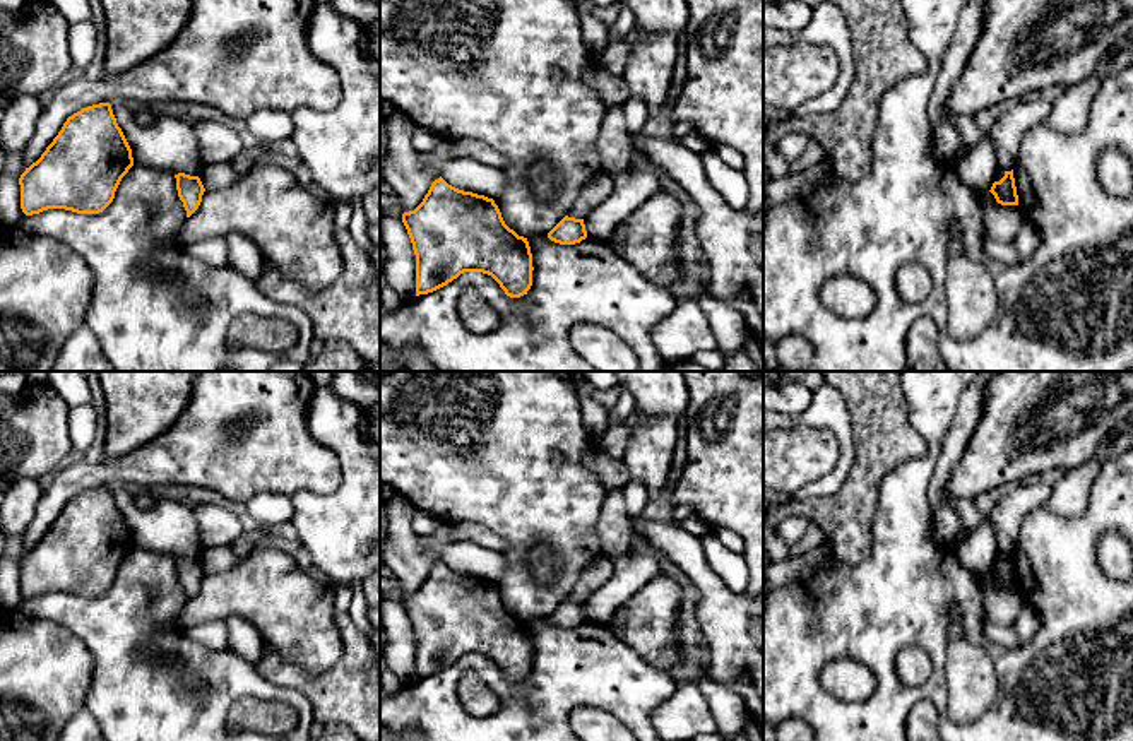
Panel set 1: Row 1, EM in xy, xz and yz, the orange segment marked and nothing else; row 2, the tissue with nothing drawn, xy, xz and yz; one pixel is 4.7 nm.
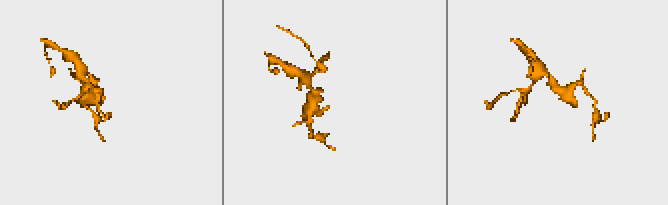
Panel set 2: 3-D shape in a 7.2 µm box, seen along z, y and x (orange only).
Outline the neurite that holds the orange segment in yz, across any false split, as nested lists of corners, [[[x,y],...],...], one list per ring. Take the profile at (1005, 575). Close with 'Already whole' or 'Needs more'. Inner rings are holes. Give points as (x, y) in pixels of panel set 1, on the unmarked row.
[[[1013,553],[1005,554],[1005,560],[1000,565],[994,565],[989,575],[994,578],[996,585],[1001,589],[1018,589]]]. Already whole

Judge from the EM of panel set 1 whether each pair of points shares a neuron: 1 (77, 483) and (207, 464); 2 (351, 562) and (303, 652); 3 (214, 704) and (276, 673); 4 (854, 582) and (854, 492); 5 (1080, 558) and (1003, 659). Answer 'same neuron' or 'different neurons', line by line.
1: same neuron
2: different neurons
3: different neurons
4: different neurons
5: same neuron

